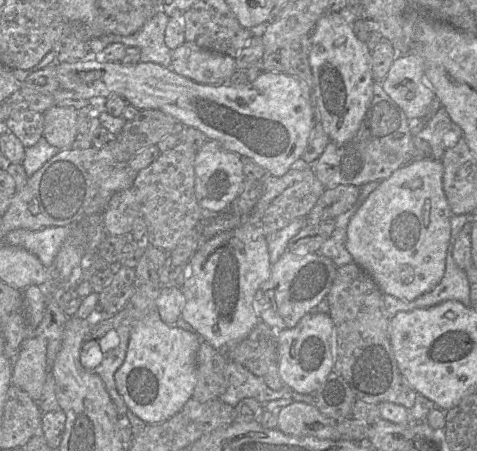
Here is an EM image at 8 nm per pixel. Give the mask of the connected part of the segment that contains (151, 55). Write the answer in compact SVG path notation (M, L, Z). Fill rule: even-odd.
M158 11L136 33L121 35L105 35L87 41L91 52L101 55L111 43L122 43L126 47L140 49L140 62L151 62L171 69L171 50L165 44L165 30L169 16Z

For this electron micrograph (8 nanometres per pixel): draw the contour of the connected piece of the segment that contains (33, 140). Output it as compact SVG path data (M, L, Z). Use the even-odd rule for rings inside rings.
M18 110L5 121L5 126L18 137L25 148L32 147L43 137L44 113Z

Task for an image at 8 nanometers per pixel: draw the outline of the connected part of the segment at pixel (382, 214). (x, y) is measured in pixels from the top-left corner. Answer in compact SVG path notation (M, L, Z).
M425 158L411 161L379 182L349 220L346 249L353 262L372 277L383 294L412 301L434 289L443 278L453 213L444 194L442 178L441 160Z

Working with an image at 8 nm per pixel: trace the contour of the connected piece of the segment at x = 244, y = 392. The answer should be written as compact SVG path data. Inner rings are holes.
M227 359L228 387L219 397L222 402L235 407L245 398L256 399L261 404L281 398L291 398L294 402L313 404L312 394L301 394L283 385L281 389L272 390L262 378L255 376L242 365Z

